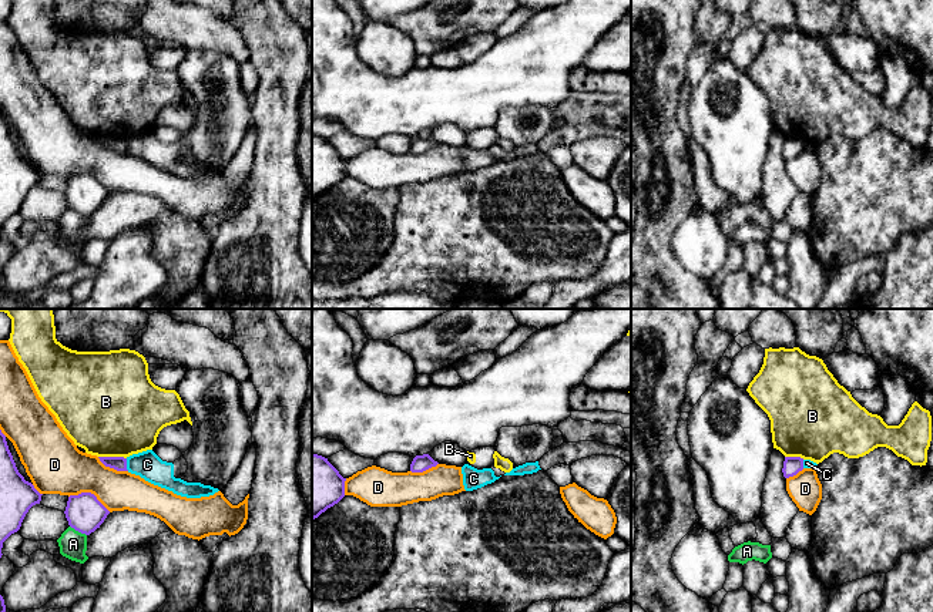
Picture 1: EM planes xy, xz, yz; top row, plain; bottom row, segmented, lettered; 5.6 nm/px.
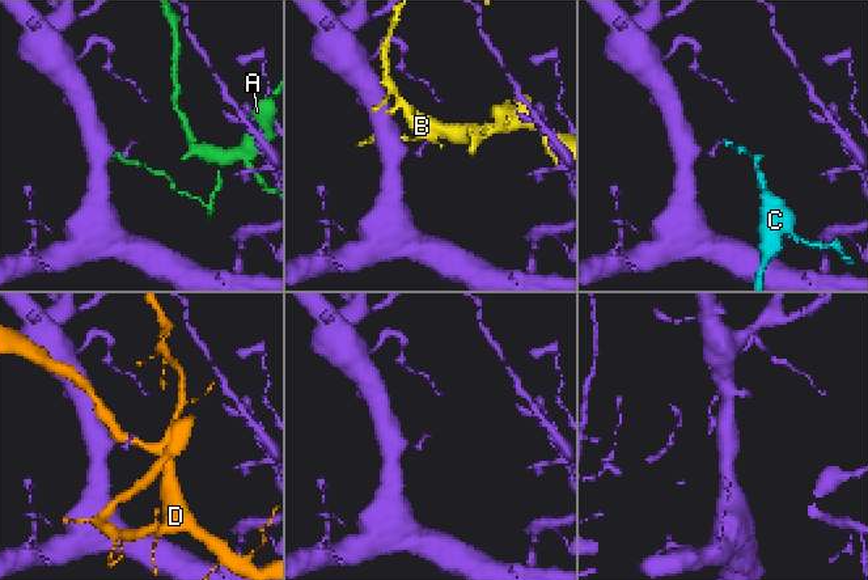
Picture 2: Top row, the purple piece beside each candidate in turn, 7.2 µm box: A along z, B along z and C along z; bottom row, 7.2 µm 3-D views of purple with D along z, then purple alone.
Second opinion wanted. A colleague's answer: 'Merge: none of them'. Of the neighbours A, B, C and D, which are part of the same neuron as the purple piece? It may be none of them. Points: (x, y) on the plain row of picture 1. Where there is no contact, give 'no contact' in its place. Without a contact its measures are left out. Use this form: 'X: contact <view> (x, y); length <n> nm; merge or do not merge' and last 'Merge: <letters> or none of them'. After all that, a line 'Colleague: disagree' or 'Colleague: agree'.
A: contact xy (79, 212); length 110 nm; do not merge
B: contact xy (113, 138); length 160 nm; do not merge
C: contact xy (126, 145); length 70 nm; do not merge
D: contact xy (90, 174); length 260 nm; do not merge
Merge: none of them
Colleague: agree

